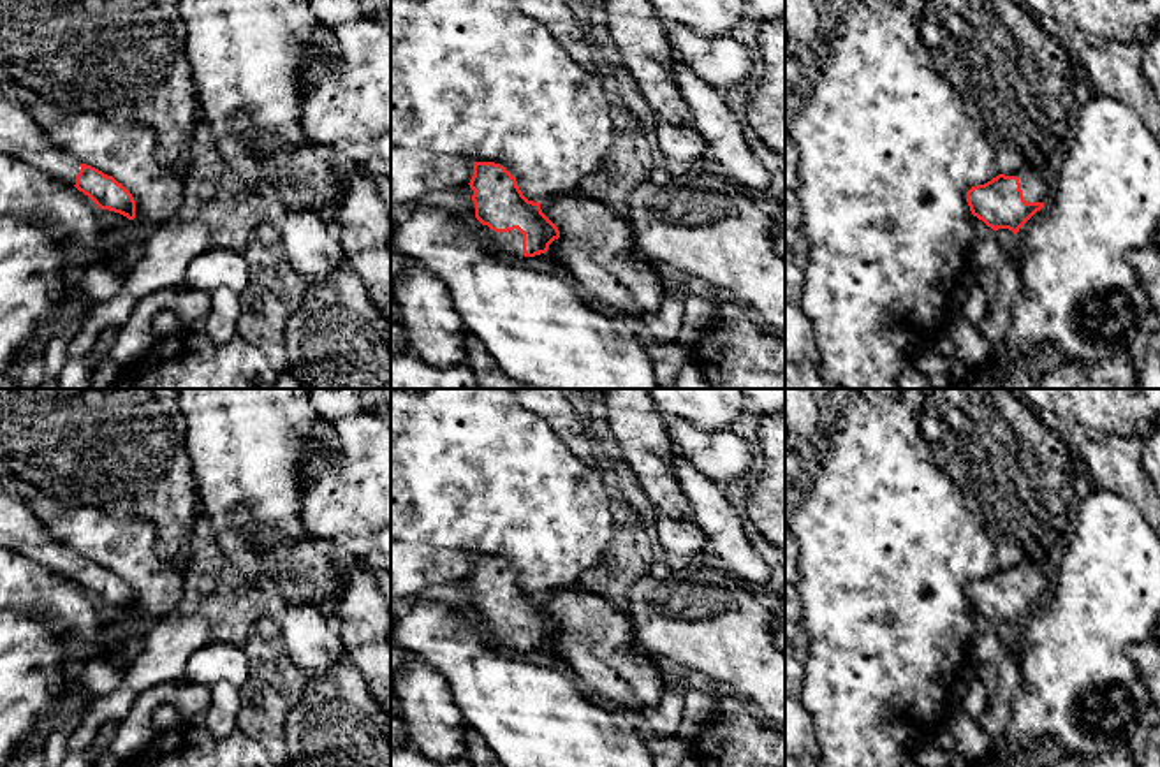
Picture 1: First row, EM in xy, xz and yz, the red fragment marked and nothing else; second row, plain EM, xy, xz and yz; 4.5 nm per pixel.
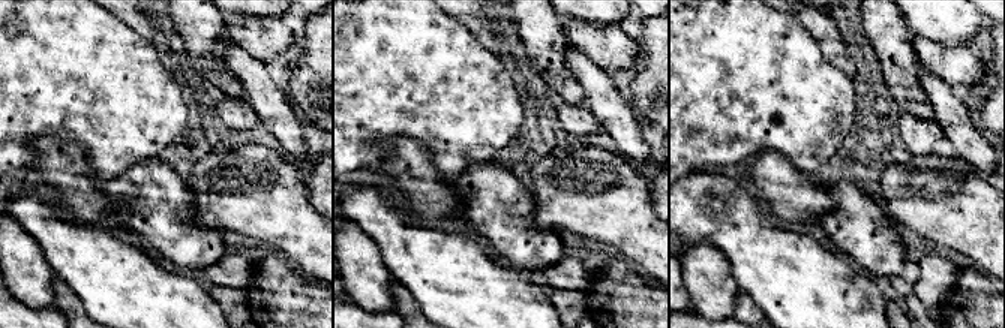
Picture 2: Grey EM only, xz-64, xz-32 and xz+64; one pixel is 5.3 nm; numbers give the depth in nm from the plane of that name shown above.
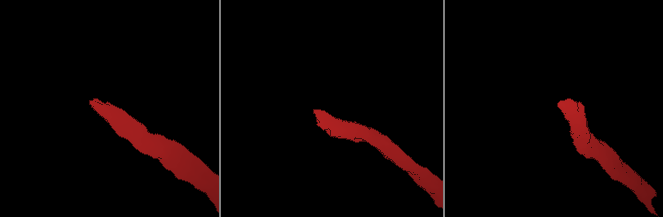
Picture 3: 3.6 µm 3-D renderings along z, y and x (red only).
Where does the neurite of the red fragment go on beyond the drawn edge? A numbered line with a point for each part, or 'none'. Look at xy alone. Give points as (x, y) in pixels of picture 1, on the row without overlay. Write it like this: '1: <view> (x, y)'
1: xy (22, 533)

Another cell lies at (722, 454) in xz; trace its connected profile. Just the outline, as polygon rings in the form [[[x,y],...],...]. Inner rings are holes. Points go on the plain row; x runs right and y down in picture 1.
[[[671,413],[664,422],[676,452],[720,486],[755,471],[757,450],[732,429],[704,431]]]

